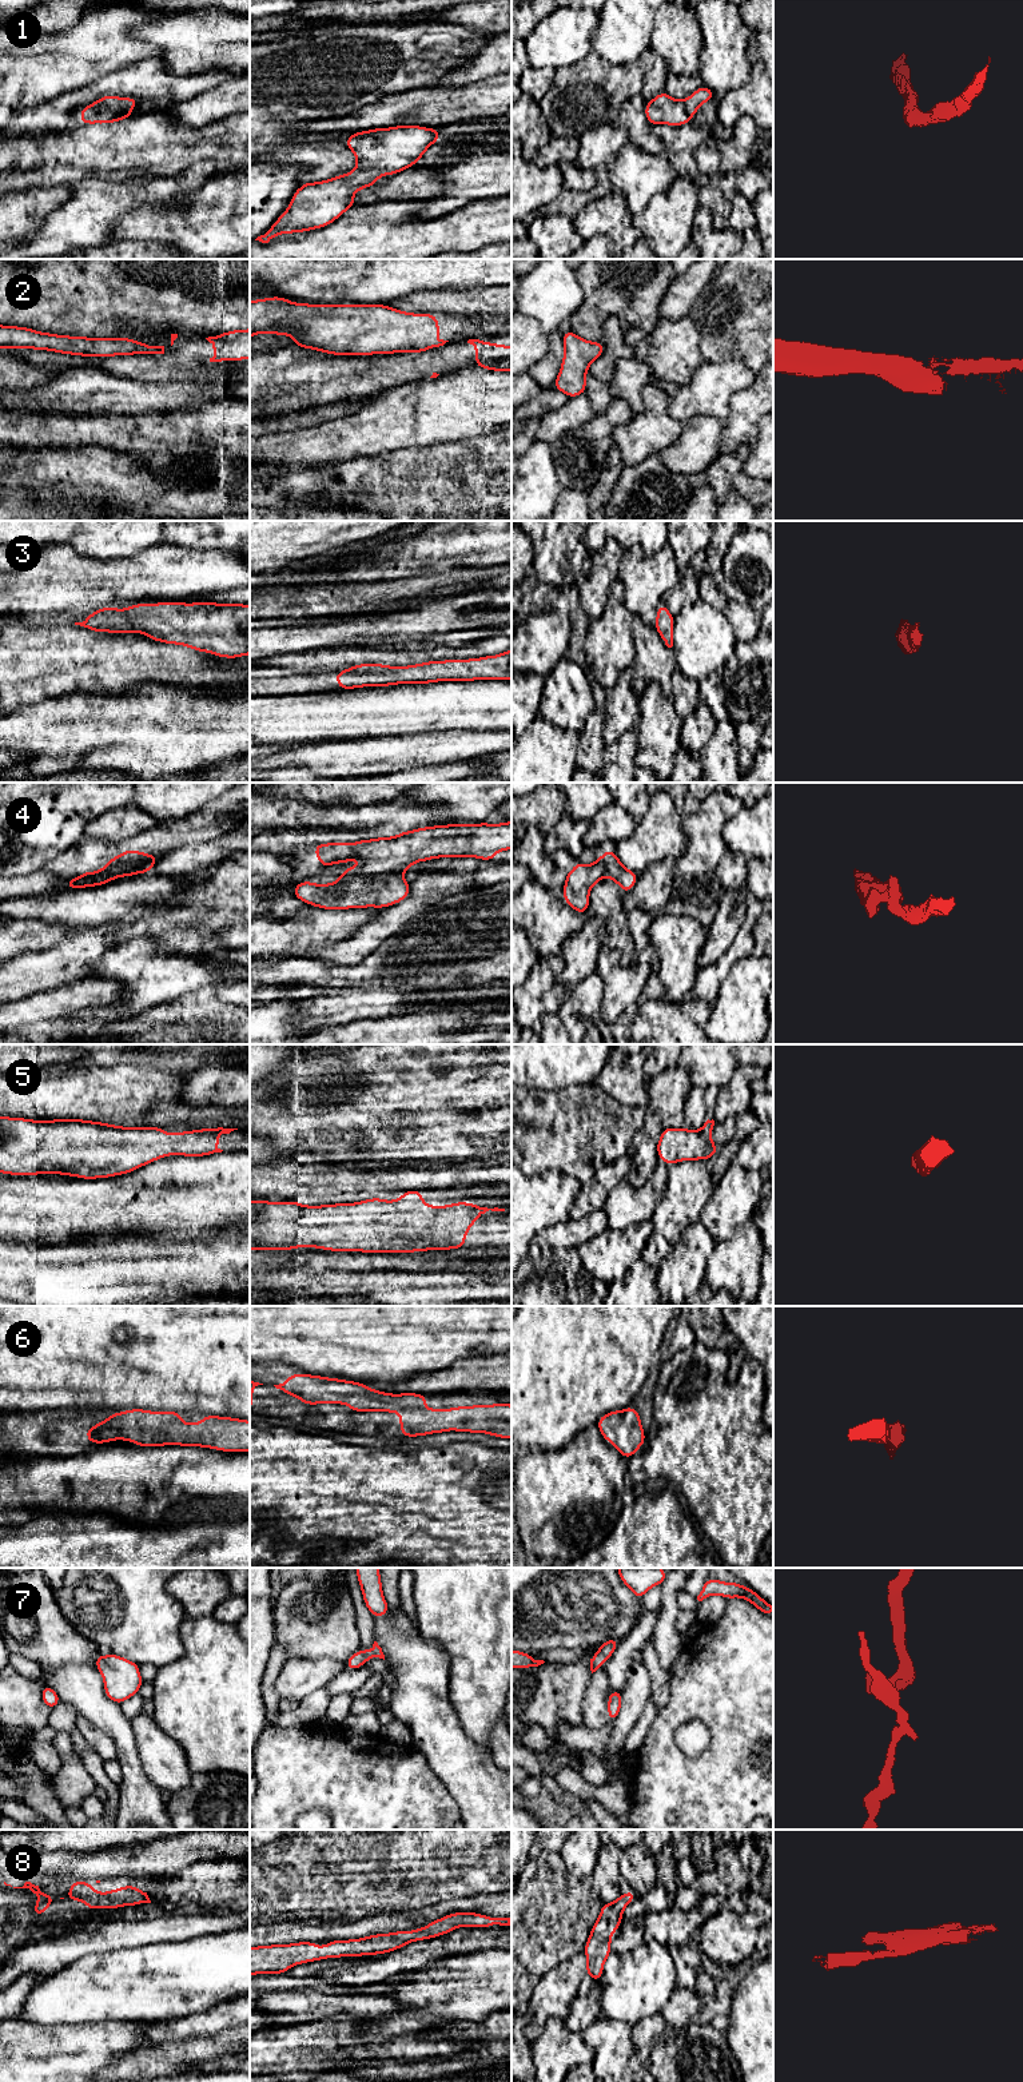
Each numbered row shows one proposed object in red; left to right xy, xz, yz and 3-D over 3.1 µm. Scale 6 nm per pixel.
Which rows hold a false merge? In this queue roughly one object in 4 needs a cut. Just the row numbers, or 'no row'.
2, 4

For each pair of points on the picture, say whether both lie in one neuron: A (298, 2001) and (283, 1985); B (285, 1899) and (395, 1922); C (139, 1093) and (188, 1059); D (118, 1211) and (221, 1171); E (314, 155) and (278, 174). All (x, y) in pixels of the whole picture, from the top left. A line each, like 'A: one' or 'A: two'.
A: two
B: two
C: two
D: one
E: two

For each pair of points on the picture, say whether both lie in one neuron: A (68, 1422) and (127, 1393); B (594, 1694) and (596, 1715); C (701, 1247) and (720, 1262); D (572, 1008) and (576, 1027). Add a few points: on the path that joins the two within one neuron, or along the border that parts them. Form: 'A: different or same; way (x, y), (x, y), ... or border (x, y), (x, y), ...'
A: different; border (63, 1409), (99, 1408), (111, 1413)
B: same; way (596, 1699), (596, 1710)
C: different; border (716, 1242), (703, 1280)
D: same; way (574, 1012), (574, 1023)

